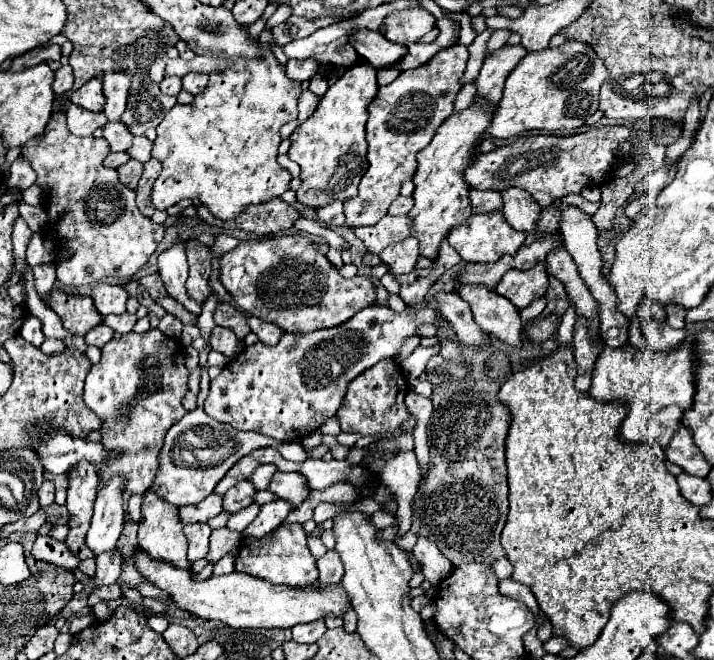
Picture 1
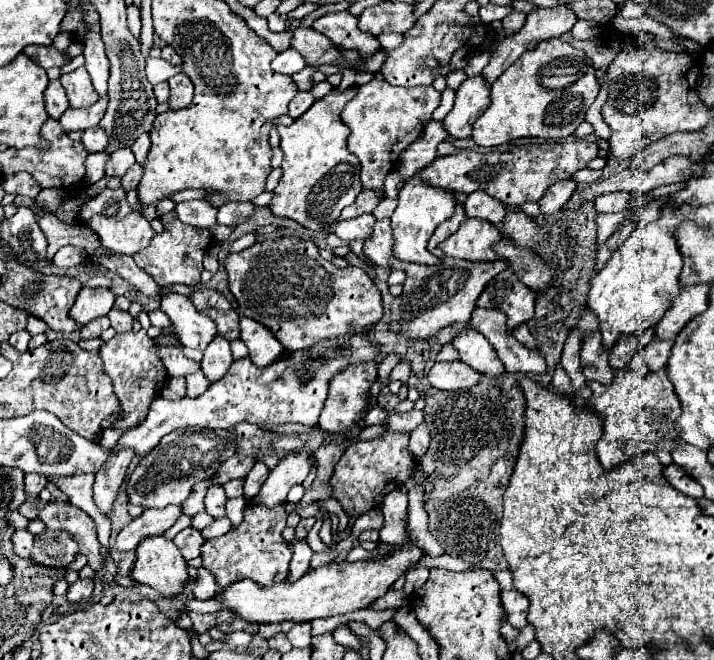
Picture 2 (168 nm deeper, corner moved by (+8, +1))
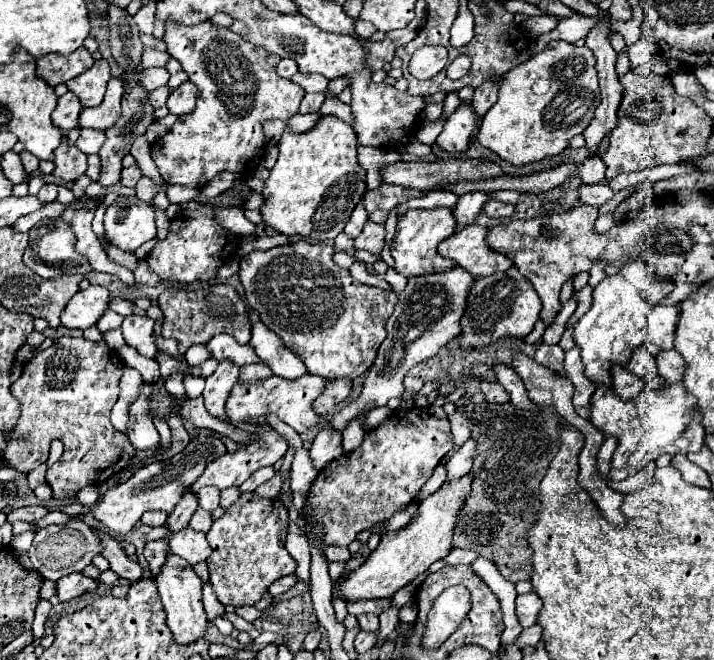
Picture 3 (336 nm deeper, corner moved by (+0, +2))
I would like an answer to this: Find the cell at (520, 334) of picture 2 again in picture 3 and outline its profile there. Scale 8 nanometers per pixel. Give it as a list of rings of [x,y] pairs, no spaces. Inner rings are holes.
[[[540,343],[534,361],[536,361],[538,365],[544,365],[544,367],[548,367],[548,369],[552,369],[552,371],[562,373],[564,351],[560,349],[560,345],[544,345],[544,343]]]

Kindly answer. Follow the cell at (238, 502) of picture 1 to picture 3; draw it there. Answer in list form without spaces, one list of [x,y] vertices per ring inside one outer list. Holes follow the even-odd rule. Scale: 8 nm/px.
[[[202,487],[198,493],[198,505],[206,511],[212,511],[220,505],[220,489],[212,489],[212,487]]]

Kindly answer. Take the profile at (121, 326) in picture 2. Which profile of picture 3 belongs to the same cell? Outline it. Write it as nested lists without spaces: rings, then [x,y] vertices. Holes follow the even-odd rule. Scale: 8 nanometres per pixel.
[[[128,315],[120,329],[124,333],[126,345],[134,347],[140,355],[154,359],[156,345],[154,345],[154,339],[152,339],[152,327],[154,327],[154,319]]]

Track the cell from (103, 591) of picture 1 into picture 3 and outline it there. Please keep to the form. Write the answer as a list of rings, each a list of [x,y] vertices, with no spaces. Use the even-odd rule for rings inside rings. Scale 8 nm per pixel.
[[[70,573],[60,581],[56,581],[56,595],[60,601],[70,601],[86,591],[94,591],[96,587],[98,583],[94,579],[88,579],[82,573]]]

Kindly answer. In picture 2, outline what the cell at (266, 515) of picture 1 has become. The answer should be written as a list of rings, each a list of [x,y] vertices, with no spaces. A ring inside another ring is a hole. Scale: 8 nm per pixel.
[[[310,452],[302,454],[288,454],[278,462],[278,466],[270,472],[268,482],[264,482],[260,494],[252,498],[252,504],[260,506],[278,506],[286,502],[286,496],[294,484],[304,482],[310,472]]]

